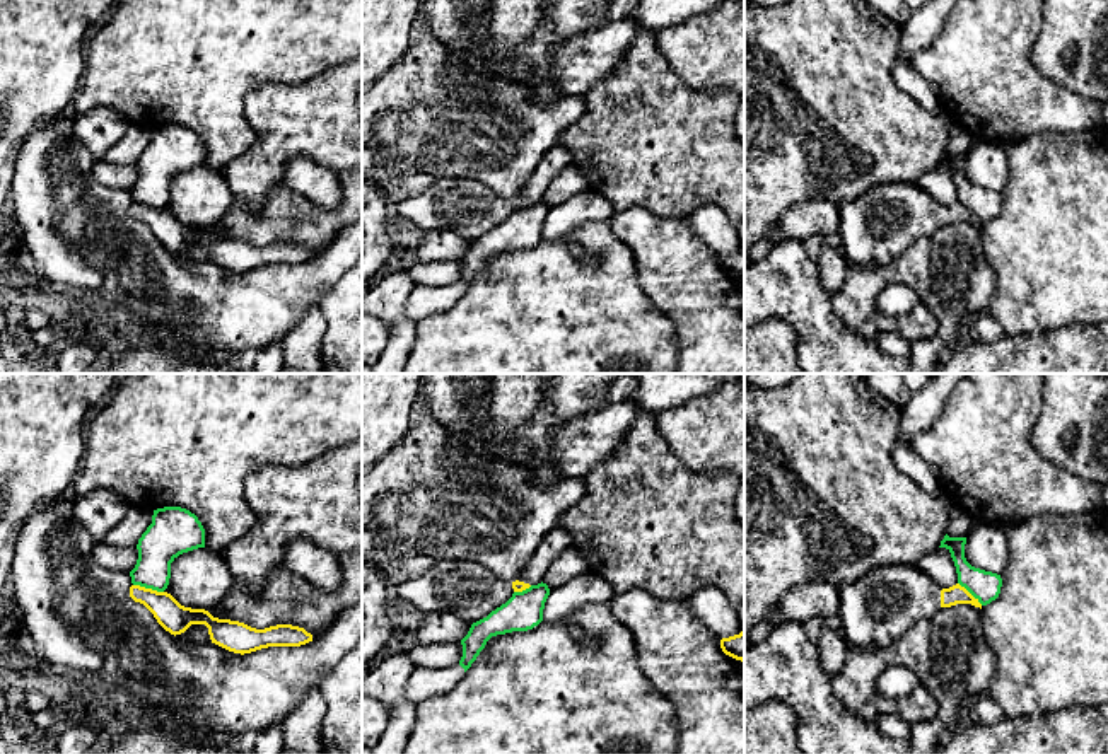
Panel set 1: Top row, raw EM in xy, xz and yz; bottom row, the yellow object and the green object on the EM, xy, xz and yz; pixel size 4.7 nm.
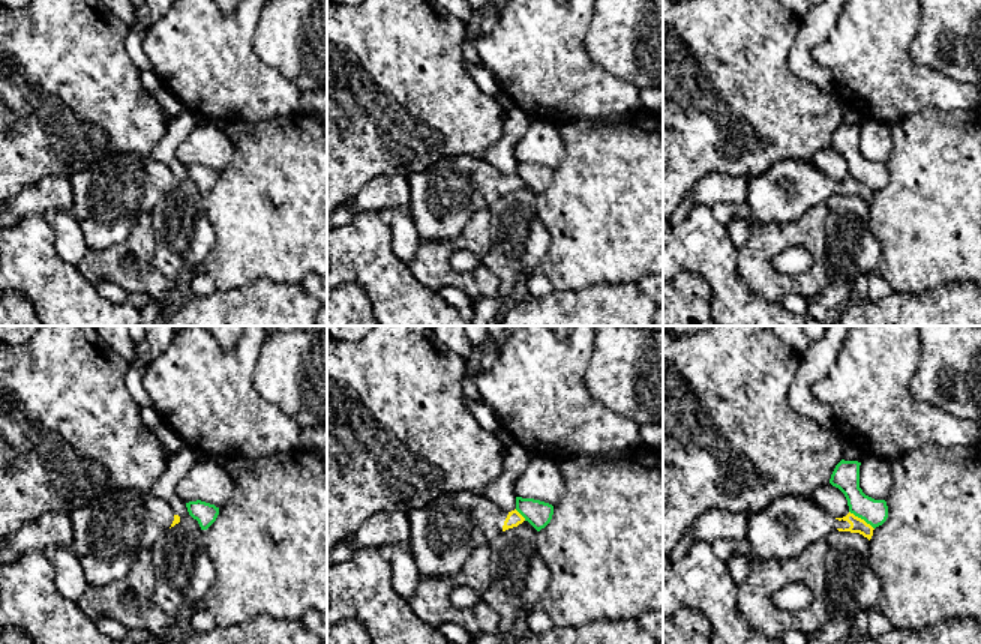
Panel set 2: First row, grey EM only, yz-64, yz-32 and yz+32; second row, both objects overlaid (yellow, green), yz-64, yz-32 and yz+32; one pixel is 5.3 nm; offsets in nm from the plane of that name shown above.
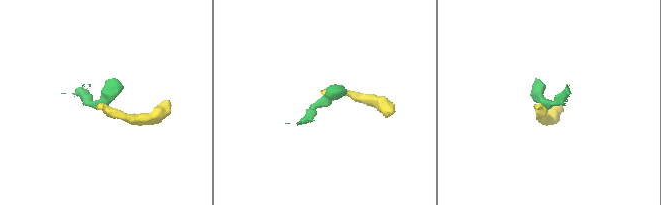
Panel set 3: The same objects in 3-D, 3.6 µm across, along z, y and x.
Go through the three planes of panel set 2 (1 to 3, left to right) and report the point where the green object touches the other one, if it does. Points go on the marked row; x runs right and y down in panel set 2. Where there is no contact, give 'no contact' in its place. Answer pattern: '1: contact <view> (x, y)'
1: no contact
2: contact yz-32 (521, 515)
3: contact yz+32 (860, 518)

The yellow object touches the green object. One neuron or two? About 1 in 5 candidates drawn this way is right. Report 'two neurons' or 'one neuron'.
two neurons

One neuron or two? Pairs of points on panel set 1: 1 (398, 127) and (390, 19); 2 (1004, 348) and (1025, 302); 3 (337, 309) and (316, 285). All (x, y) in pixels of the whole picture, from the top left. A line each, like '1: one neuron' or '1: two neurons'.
1: two neurons
2: two neurons
3: two neurons

